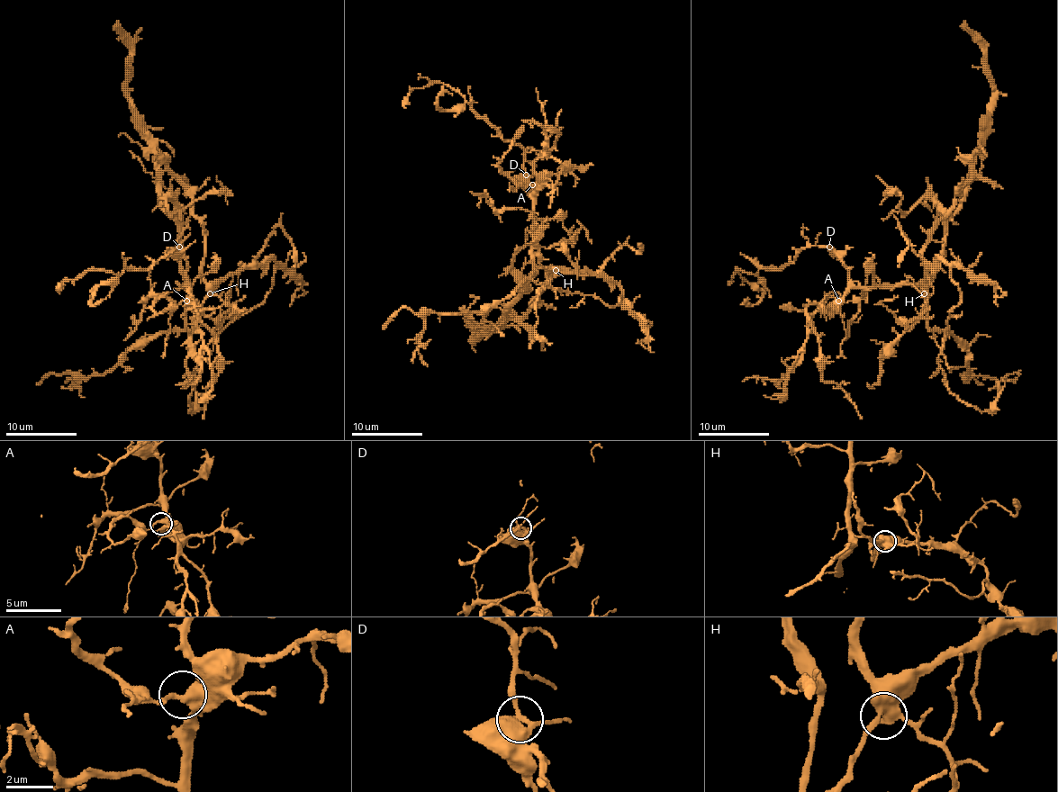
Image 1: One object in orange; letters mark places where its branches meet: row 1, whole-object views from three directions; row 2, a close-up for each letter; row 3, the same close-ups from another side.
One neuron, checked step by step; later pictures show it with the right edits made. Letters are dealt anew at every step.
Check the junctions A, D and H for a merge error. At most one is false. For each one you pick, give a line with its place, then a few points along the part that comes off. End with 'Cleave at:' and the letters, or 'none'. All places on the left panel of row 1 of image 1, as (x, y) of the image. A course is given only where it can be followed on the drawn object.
Cleave at: none

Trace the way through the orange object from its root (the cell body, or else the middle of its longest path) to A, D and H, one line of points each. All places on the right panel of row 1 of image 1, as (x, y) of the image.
A: (967, 181), (971, 177), (971, 170), (962, 208), (947, 222), (942, 262), (924, 283), (853, 286), (838, 301)
D: (967, 181), (971, 170), (962, 208), (947, 222), (942, 262), (924, 283), (862, 286), (829, 247)
H: (967, 181), (954, 197), (954, 206), (938, 222), (923, 253), (926, 270), (924, 293)

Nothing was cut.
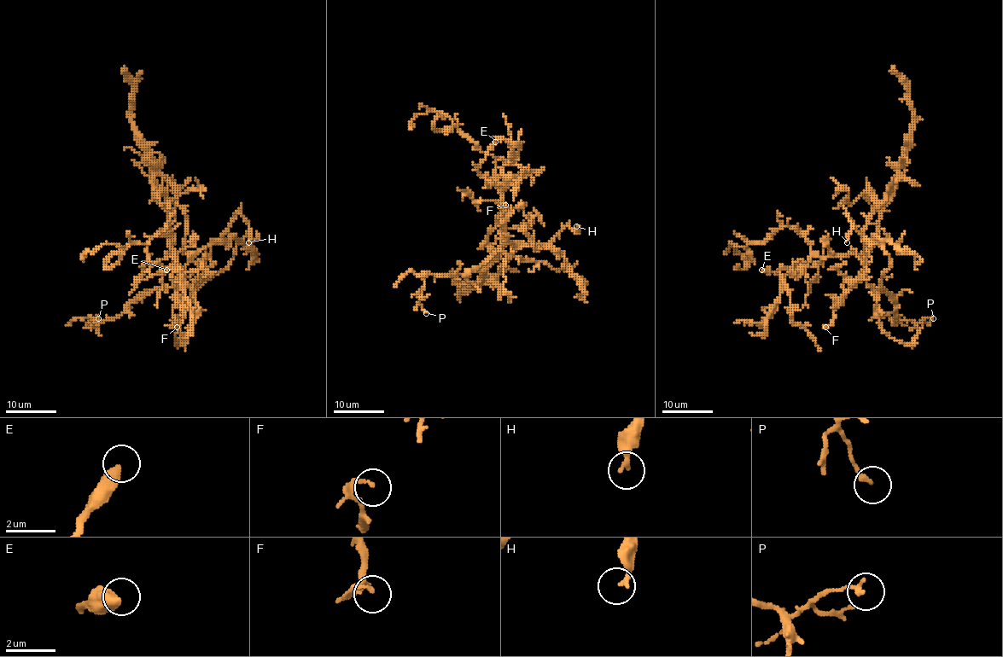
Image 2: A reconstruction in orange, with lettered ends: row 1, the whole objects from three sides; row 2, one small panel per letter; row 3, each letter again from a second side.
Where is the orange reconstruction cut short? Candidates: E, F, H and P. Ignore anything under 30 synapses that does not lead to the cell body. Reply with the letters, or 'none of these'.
none of these

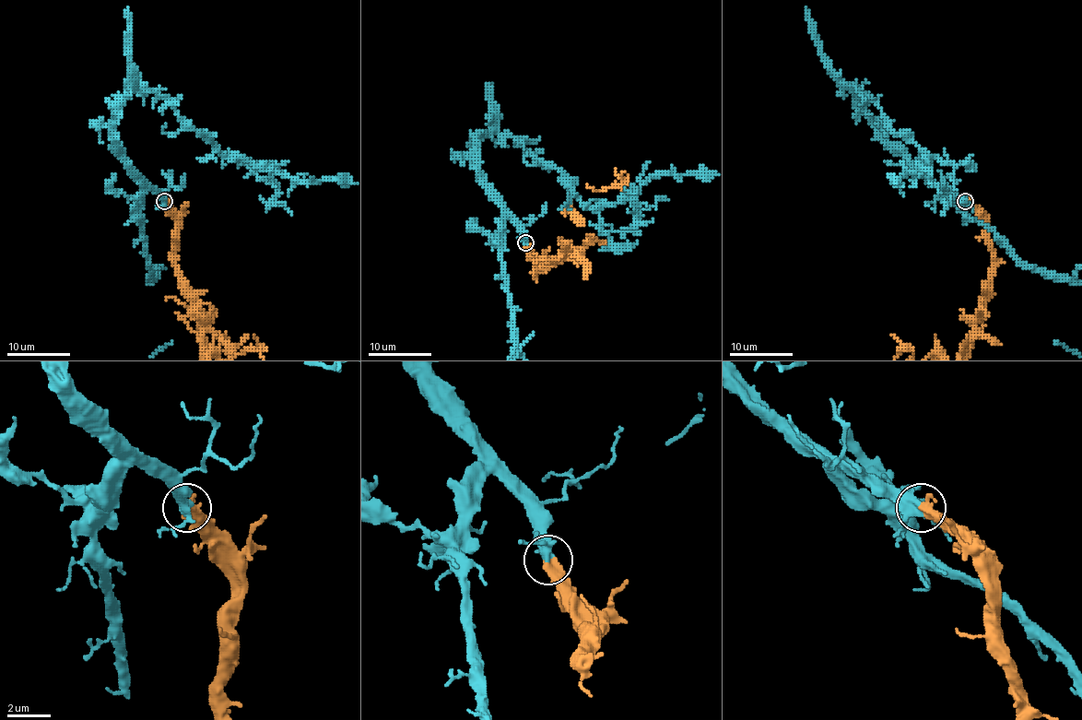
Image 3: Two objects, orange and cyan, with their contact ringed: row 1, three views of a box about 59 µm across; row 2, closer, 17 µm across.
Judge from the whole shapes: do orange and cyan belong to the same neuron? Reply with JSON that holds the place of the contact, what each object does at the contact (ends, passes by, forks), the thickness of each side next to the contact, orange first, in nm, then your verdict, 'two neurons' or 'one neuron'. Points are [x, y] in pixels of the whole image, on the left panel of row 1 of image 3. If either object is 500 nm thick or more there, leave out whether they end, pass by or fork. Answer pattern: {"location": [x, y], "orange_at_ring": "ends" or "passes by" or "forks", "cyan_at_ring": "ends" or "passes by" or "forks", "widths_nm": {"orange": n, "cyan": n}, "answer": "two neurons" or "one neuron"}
{"location": [164, 201], "widths_nm": {"orange": 500, "cyan": 400}, "answer": "one neuron"}

